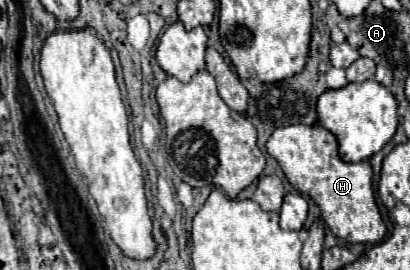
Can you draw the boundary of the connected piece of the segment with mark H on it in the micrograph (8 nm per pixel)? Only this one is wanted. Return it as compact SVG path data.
M302 123L278 127L268 137L266 149L278 161L290 185L306 193L320 207L322 219L338 239L346 243L378 243L384 239L386 225L374 199L370 163L344 163L338 157L336 137L328 129Z

